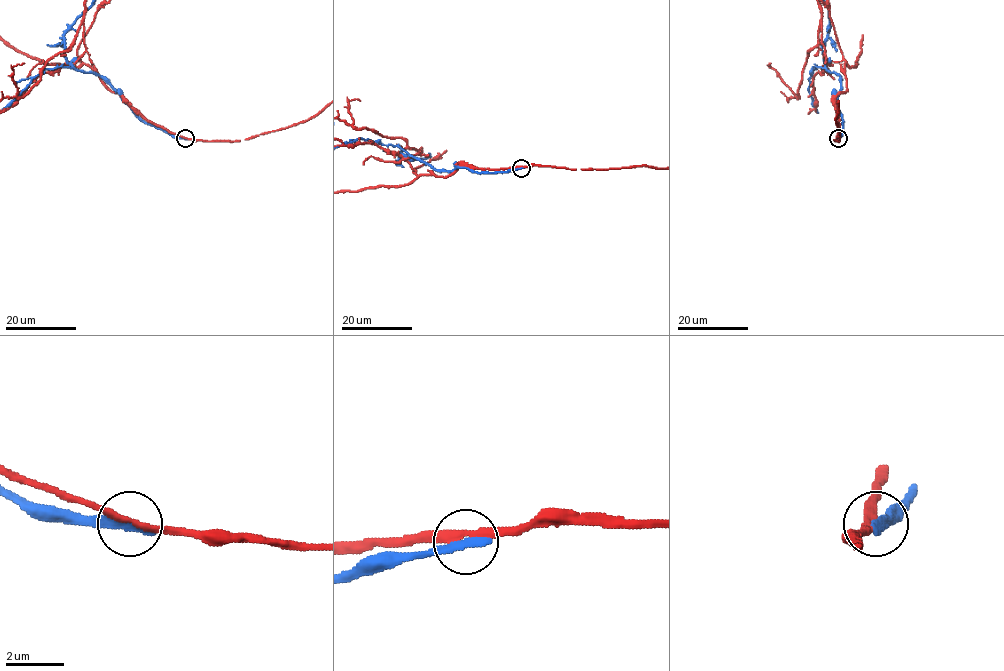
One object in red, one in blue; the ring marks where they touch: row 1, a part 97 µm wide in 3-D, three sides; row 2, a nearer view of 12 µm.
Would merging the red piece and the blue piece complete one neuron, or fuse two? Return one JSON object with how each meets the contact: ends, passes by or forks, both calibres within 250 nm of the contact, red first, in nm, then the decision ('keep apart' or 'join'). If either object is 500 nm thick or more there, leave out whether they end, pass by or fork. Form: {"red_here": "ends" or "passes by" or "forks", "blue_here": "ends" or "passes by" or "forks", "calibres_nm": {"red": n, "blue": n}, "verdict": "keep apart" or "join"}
{"red_here": "passes by", "blue_here": "ends", "calibres_nm": {"red": 240, "blue": 340}, "verdict": "keep apart"}

